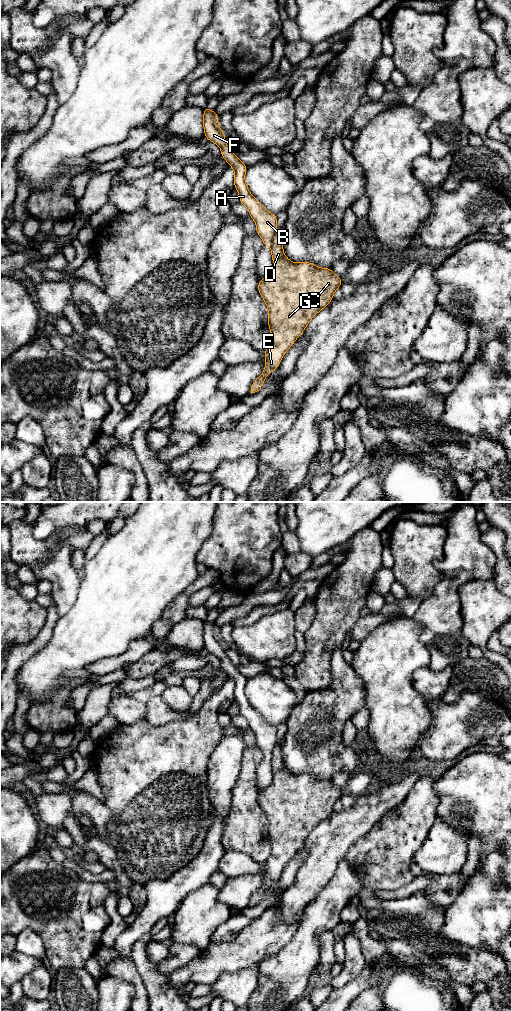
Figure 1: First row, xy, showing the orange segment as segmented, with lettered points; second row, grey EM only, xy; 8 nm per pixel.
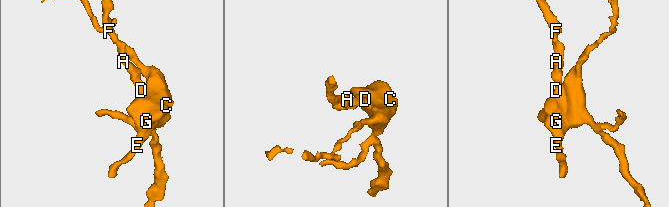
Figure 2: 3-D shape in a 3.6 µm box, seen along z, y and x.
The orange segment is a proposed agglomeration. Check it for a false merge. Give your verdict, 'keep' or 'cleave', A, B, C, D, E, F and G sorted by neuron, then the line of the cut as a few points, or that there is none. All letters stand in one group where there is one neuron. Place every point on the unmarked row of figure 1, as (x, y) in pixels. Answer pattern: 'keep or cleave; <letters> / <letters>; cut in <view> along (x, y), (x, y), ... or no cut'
cleave; A B F / C D E G; cut in xy along (277, 745), (270, 757)

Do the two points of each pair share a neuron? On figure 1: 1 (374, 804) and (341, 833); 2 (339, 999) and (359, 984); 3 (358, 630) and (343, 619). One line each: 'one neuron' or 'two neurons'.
1: one neuron
2: one neuron
3: two neurons

